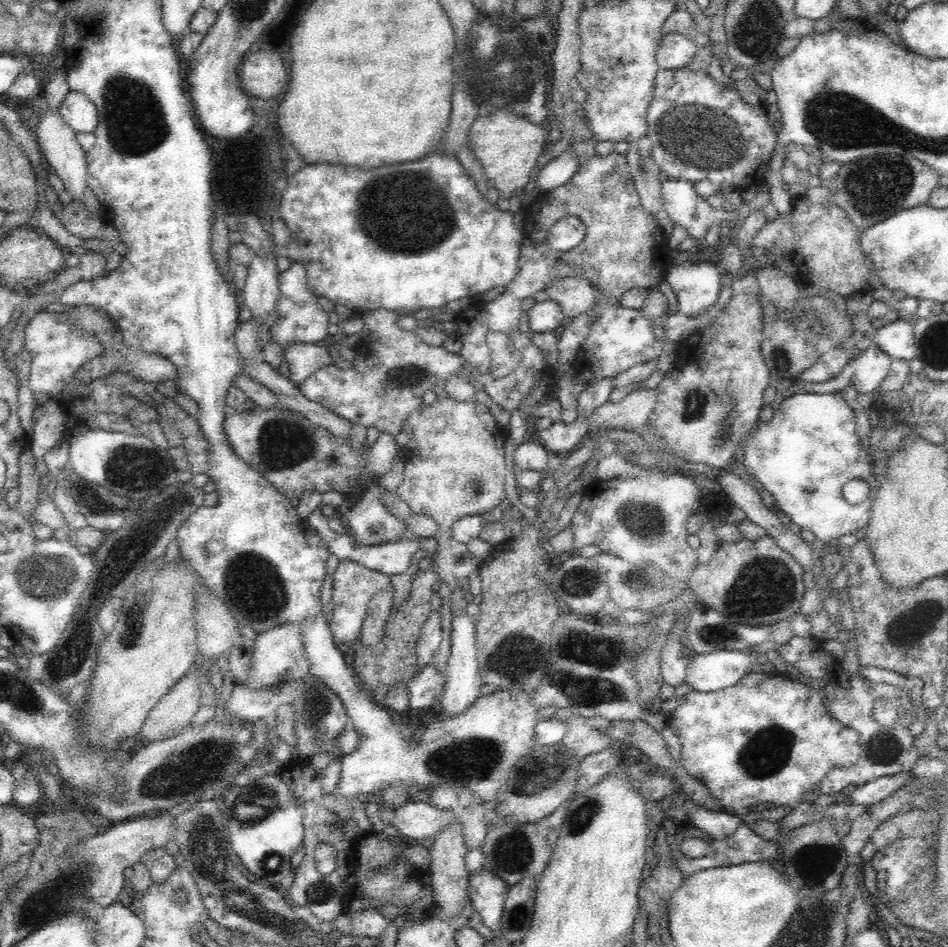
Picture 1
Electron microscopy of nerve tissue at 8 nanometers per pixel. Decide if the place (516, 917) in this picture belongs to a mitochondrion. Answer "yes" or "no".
yes

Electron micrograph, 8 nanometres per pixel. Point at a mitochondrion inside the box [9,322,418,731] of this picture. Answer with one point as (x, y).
(119, 563)

